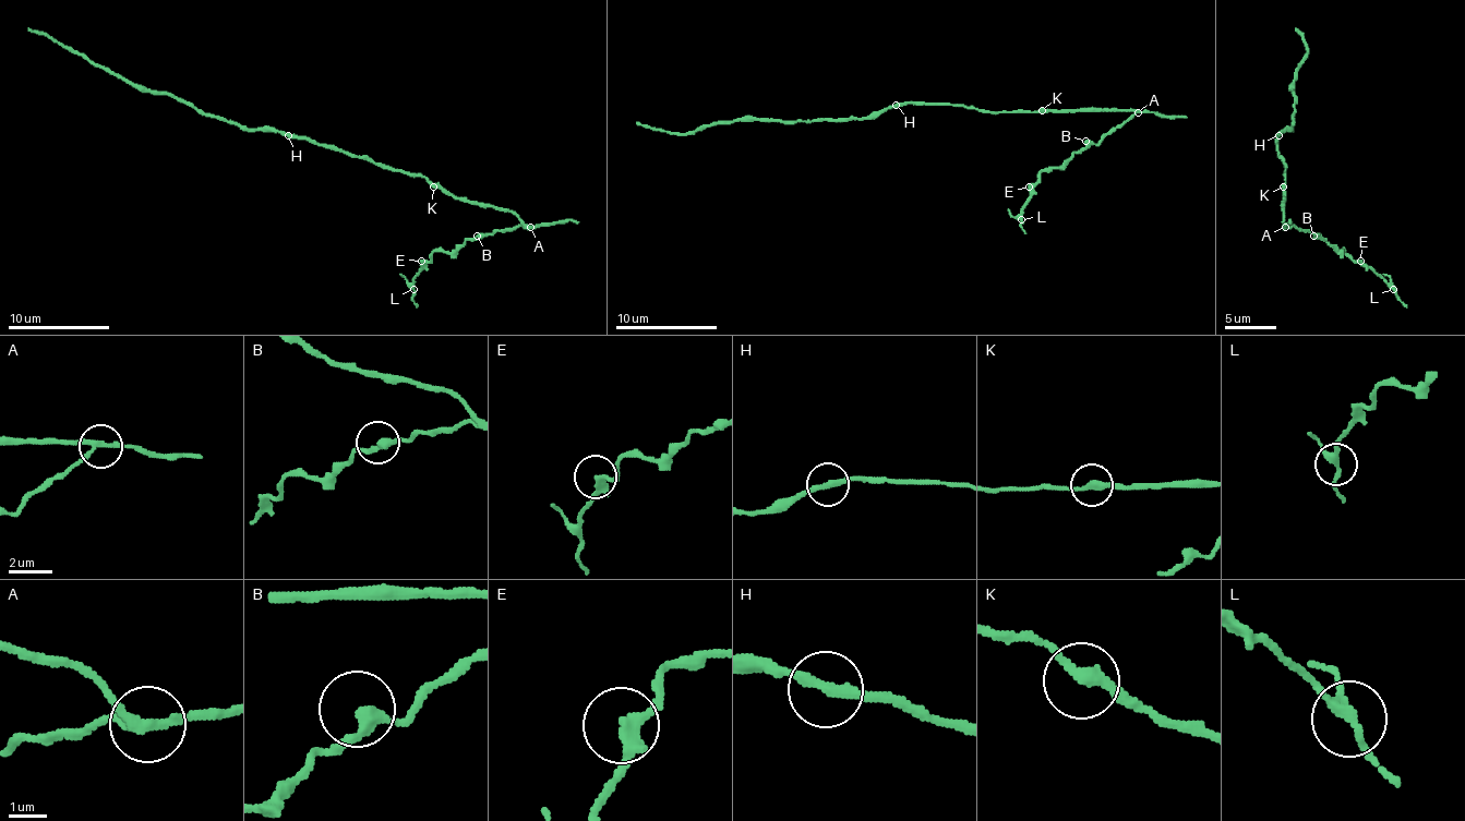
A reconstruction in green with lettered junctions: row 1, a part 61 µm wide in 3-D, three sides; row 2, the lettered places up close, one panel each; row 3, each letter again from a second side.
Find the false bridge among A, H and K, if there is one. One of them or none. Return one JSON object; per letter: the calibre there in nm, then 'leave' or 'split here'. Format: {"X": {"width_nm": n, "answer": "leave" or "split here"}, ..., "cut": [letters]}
{"A": {"width_nm": 240, "answer": "split here"}, "H": {"width_nm": 280, "answer": "leave"}, "K": {"width_nm": 280, "answer": "leave"}, "cut": ["A"]}

